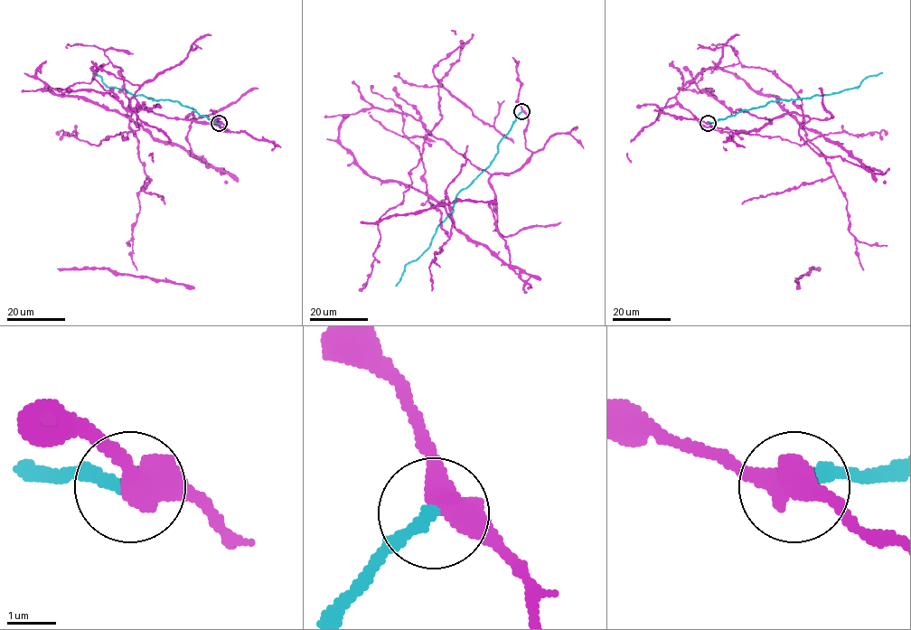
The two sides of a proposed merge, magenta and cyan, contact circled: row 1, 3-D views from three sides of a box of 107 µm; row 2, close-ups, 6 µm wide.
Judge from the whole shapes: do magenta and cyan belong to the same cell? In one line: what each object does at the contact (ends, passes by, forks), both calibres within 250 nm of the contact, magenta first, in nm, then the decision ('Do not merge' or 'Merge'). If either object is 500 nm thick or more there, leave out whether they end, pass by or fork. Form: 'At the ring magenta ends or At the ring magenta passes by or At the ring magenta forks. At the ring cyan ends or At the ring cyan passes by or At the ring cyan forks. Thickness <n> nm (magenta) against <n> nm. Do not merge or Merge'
At the ring magenta passes by. At the ring cyan ends. Thickness 480 nm (magenta) against 280 nm. Do not merge

